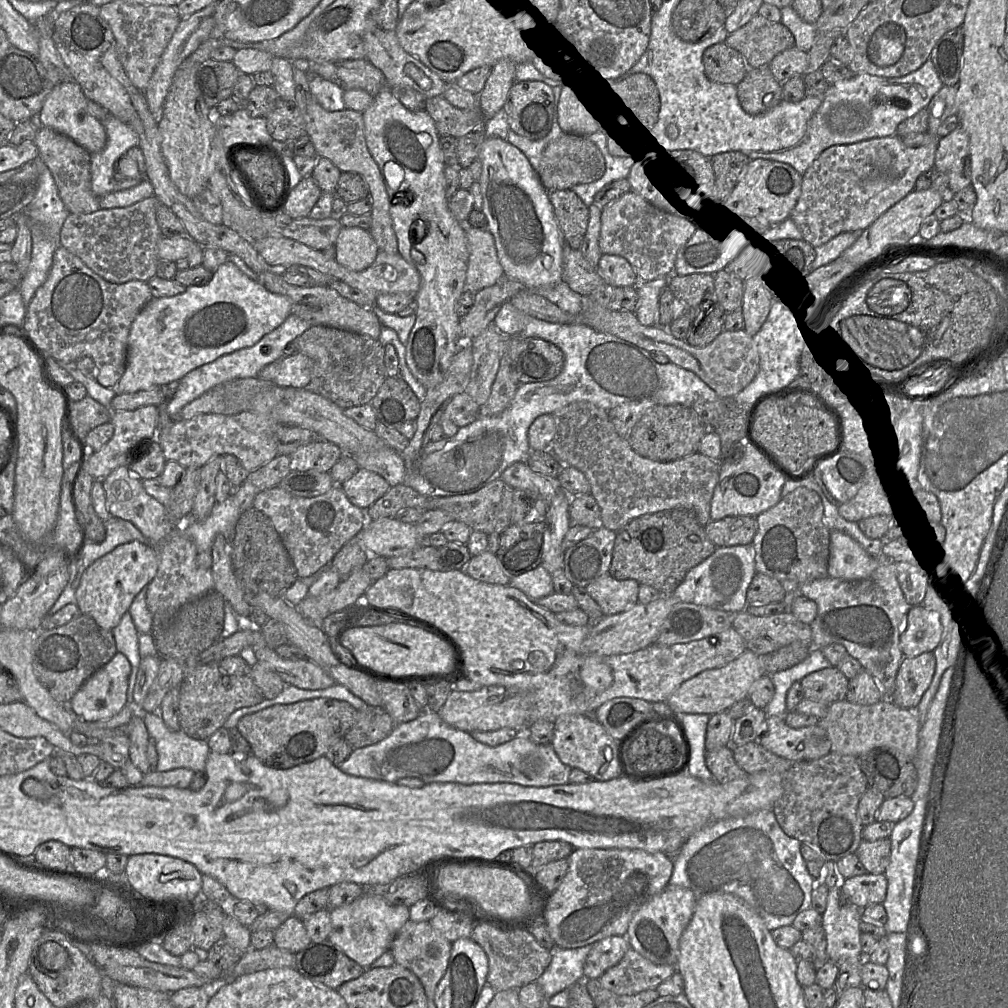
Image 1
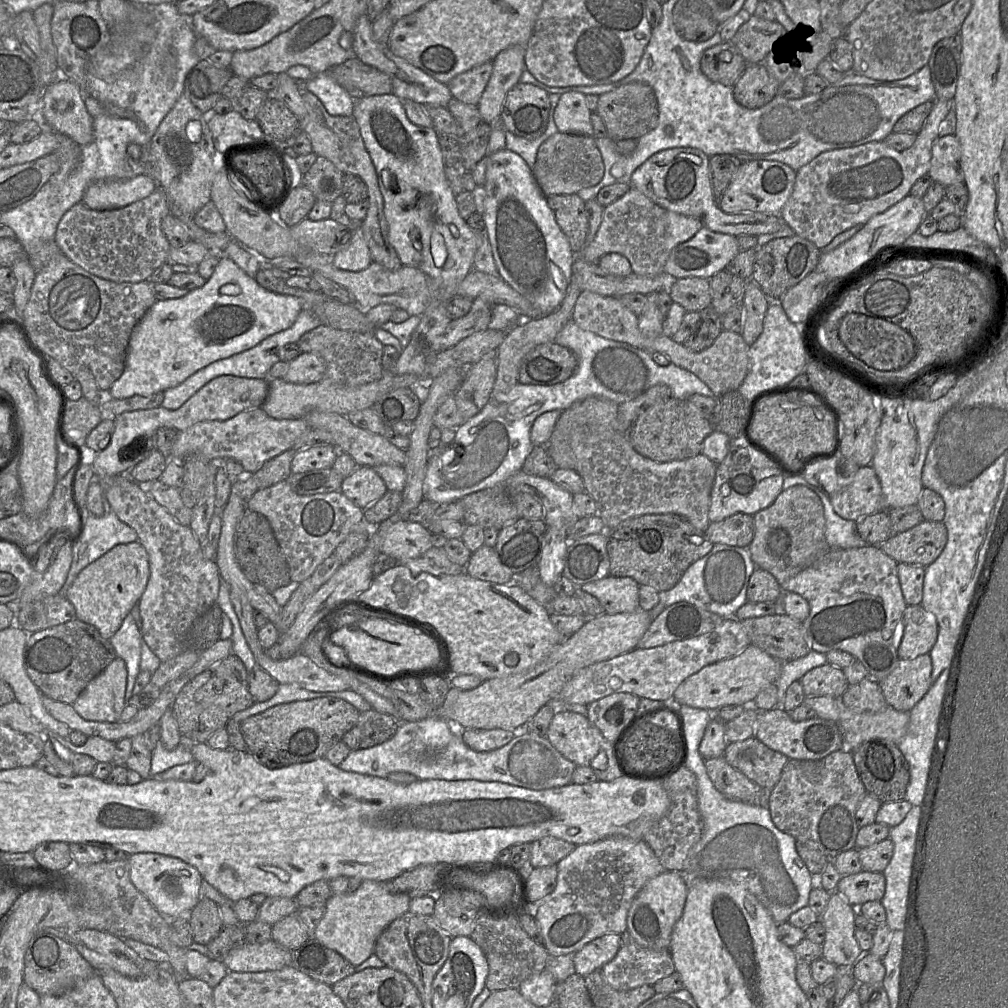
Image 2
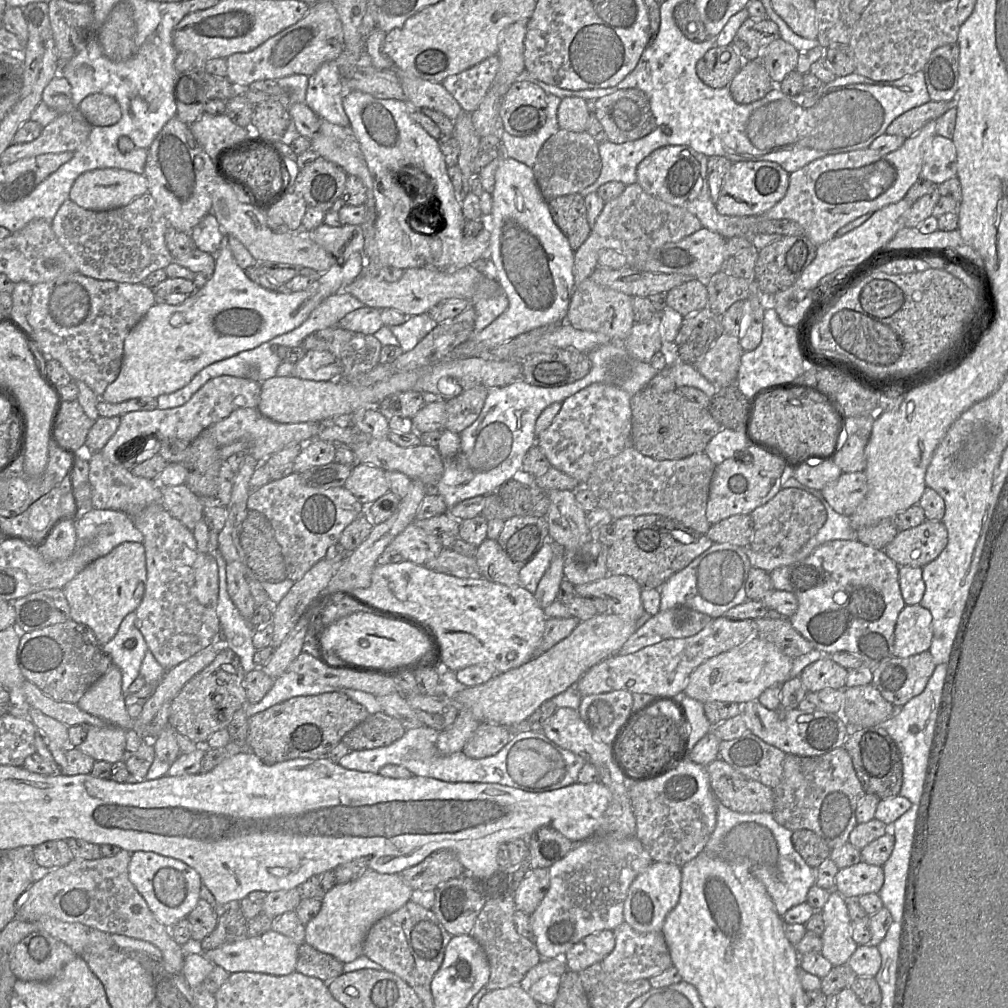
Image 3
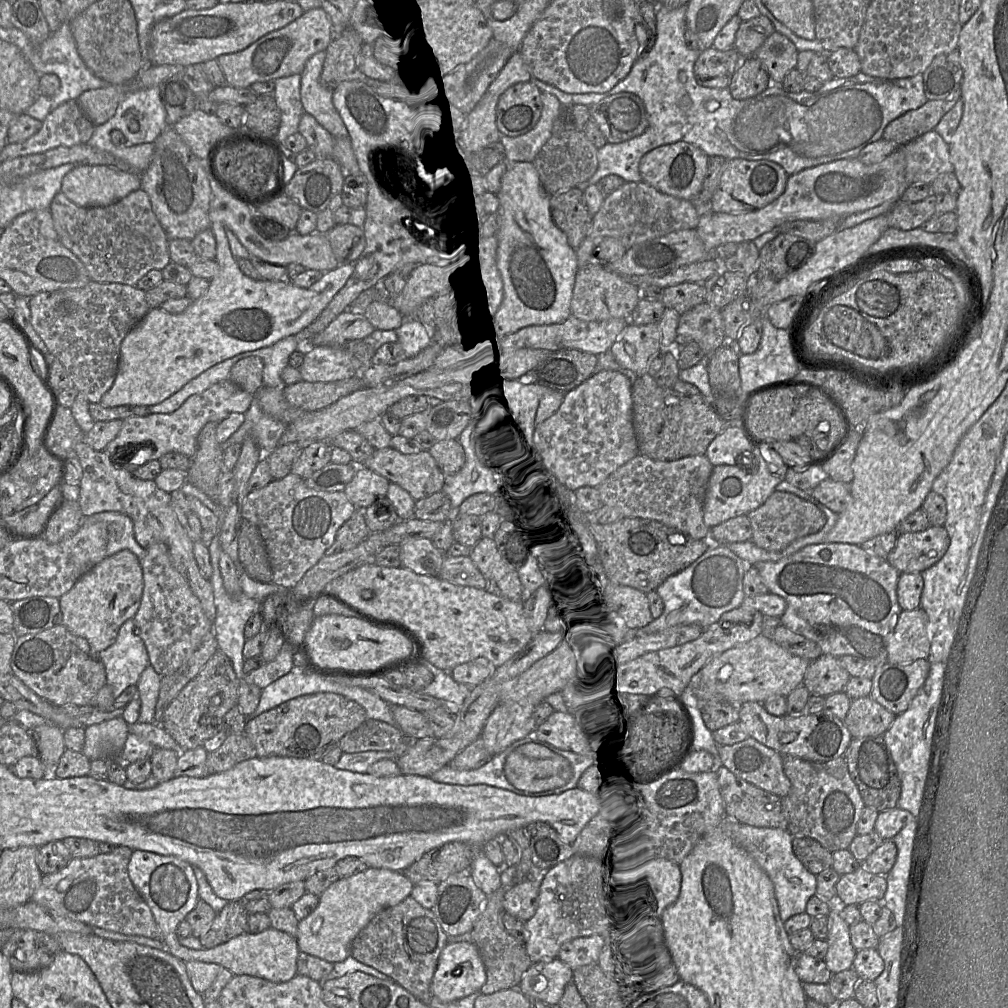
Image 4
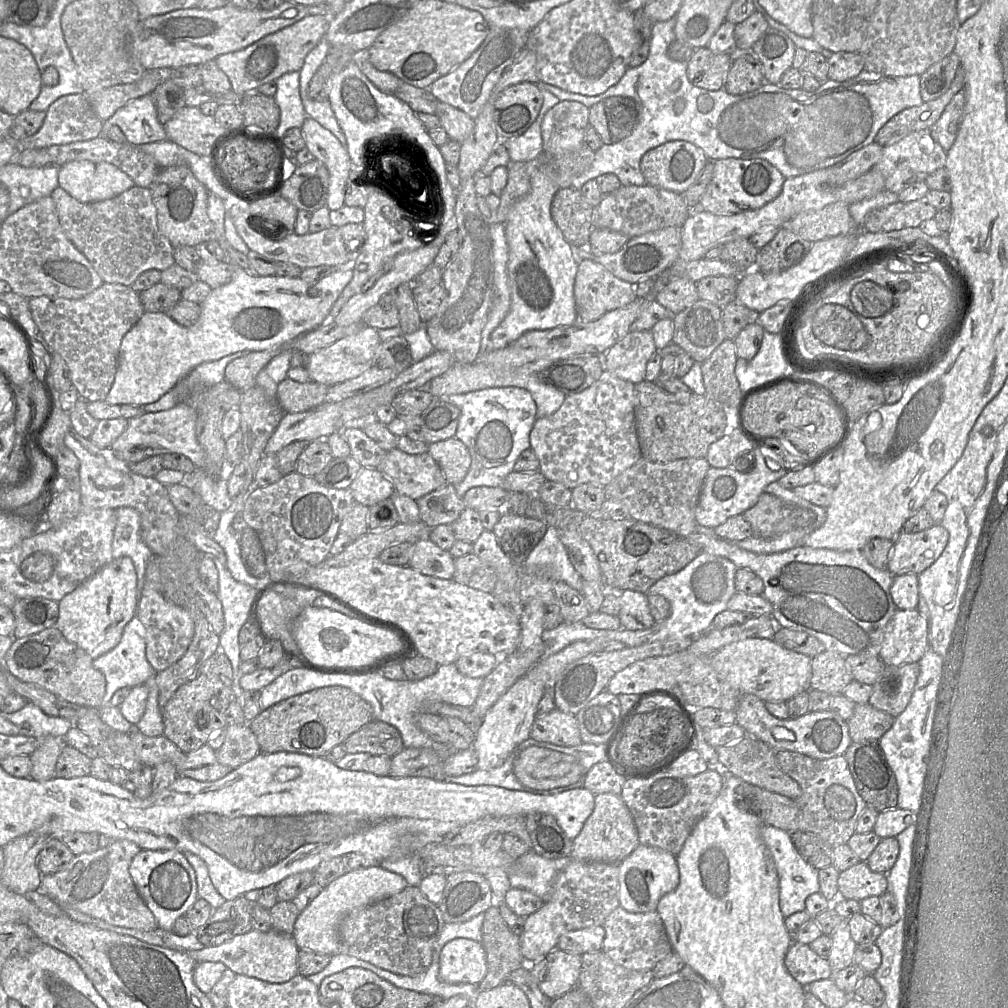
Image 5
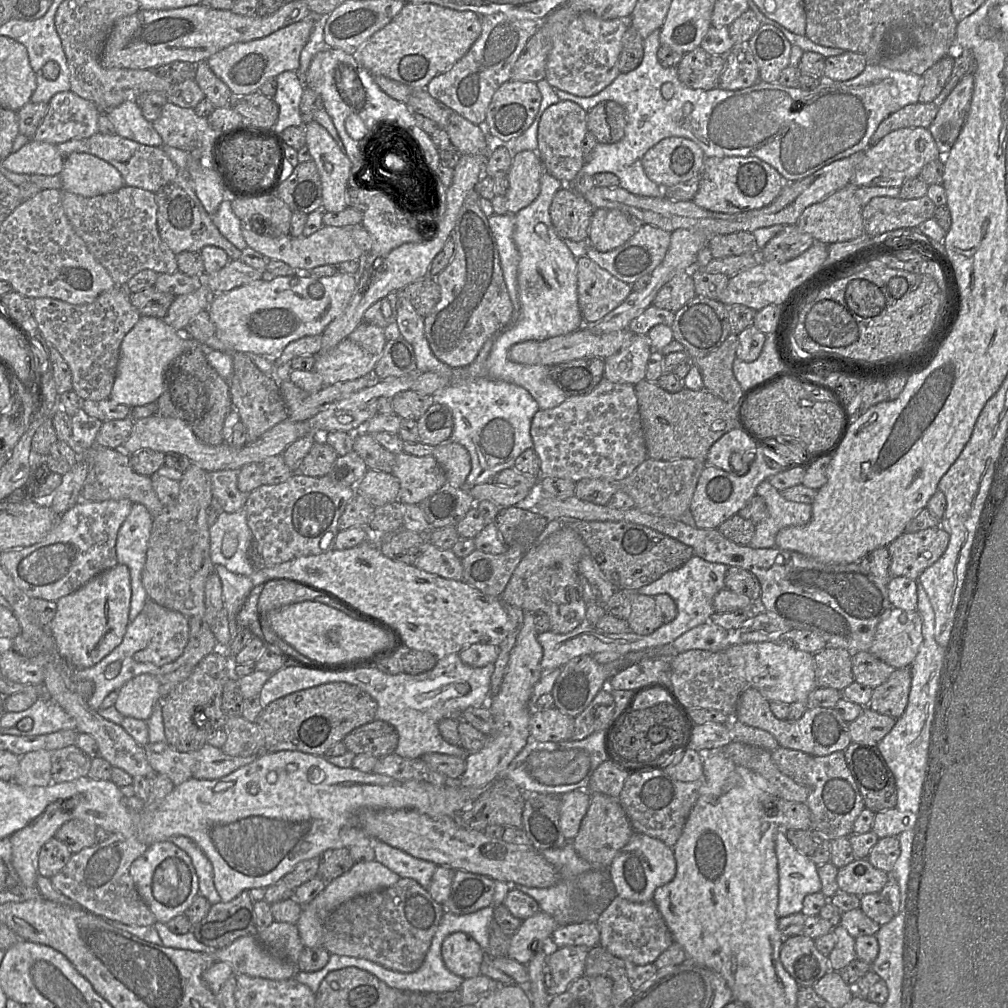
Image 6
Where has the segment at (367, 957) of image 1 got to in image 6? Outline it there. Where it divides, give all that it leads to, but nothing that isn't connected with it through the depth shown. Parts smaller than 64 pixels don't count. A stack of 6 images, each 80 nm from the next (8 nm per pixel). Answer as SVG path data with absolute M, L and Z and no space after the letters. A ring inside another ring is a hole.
M377 862L354 863L349 871L328 882L325 888L309 903L302 906L300 917L296 922L300 939L304 947L322 947L323 925L326 918L340 905L357 896L369 894L394 885L401 877Z

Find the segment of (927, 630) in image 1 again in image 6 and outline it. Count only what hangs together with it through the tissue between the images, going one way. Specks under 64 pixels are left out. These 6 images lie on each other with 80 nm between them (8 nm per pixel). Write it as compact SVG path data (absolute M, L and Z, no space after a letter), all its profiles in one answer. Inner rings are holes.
M892 608L877 626L869 652L895 669L910 667L923 642L918 611Z

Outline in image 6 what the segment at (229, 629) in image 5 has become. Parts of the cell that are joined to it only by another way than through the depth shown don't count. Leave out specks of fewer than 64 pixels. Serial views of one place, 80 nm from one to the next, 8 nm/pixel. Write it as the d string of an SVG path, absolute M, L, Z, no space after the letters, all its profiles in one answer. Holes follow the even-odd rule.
M222 565L215 566L215 573L221 581L223 605L231 636L234 638L239 627L237 615L254 588L253 581L247 576L228 571Z

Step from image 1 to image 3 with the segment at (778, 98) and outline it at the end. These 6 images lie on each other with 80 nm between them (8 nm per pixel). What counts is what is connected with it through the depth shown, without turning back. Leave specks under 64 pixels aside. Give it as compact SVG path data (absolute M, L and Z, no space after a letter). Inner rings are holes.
M744 61L728 85L733 100L750 104L765 97L774 87L765 66L759 61Z

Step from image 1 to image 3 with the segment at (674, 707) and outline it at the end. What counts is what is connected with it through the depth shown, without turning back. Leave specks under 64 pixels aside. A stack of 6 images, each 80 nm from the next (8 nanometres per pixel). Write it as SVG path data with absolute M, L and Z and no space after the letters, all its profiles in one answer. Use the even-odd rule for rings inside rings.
M754 637L728 652L710 658L697 667L690 674L683 695L703 704L726 702L736 703L742 707L747 703L757 701L766 689L781 687L790 679L793 660L774 644Z

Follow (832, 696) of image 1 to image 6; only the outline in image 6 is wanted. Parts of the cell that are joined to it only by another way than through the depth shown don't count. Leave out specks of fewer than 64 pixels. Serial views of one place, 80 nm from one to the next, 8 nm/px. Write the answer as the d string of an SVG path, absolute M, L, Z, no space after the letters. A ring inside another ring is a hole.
M825 648L814 654L817 688L843 691L854 682L852 653L843 648Z

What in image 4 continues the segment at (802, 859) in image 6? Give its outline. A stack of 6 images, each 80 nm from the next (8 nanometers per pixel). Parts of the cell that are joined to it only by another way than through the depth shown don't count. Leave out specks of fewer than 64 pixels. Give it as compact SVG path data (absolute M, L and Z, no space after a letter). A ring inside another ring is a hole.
M725 815L725 833L756 861L772 881L783 923L794 915L806 912L808 900L816 895L817 878L795 856L792 849L793 836L788 831L781 828L752 827L729 820Z

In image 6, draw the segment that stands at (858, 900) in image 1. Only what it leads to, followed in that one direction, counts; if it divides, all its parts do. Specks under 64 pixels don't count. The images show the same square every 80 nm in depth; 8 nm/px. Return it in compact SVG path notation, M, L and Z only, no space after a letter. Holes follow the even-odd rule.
M855 859L839 868L837 873L838 893L862 897L880 893L890 879L890 874L874 868L867 859Z

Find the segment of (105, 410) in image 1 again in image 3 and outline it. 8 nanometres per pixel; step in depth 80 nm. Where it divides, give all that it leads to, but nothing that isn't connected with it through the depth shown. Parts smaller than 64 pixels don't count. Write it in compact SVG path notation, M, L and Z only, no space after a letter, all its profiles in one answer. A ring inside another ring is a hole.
M77 400L64 401L55 431L59 445L72 449L85 448L85 440L94 421L85 414Z

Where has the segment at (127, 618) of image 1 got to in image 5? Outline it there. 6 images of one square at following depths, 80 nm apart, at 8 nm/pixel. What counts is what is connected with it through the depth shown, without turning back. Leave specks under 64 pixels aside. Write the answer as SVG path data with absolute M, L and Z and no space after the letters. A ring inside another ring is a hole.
M135 615L125 626L120 642L107 653L97 657L93 661L93 667L101 671L106 680L105 695L102 706L107 706L113 694L120 688L135 687L144 684L145 681L157 672L148 662L145 654L145 630L140 619Z

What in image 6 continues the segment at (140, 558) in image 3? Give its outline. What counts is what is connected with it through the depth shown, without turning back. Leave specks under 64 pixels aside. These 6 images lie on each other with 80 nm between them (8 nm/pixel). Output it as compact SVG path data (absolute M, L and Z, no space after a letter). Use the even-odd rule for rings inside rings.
M124 564L103 571L73 593L56 601L56 614L48 626L59 654L73 667L94 666L123 640L129 624L130 570Z

